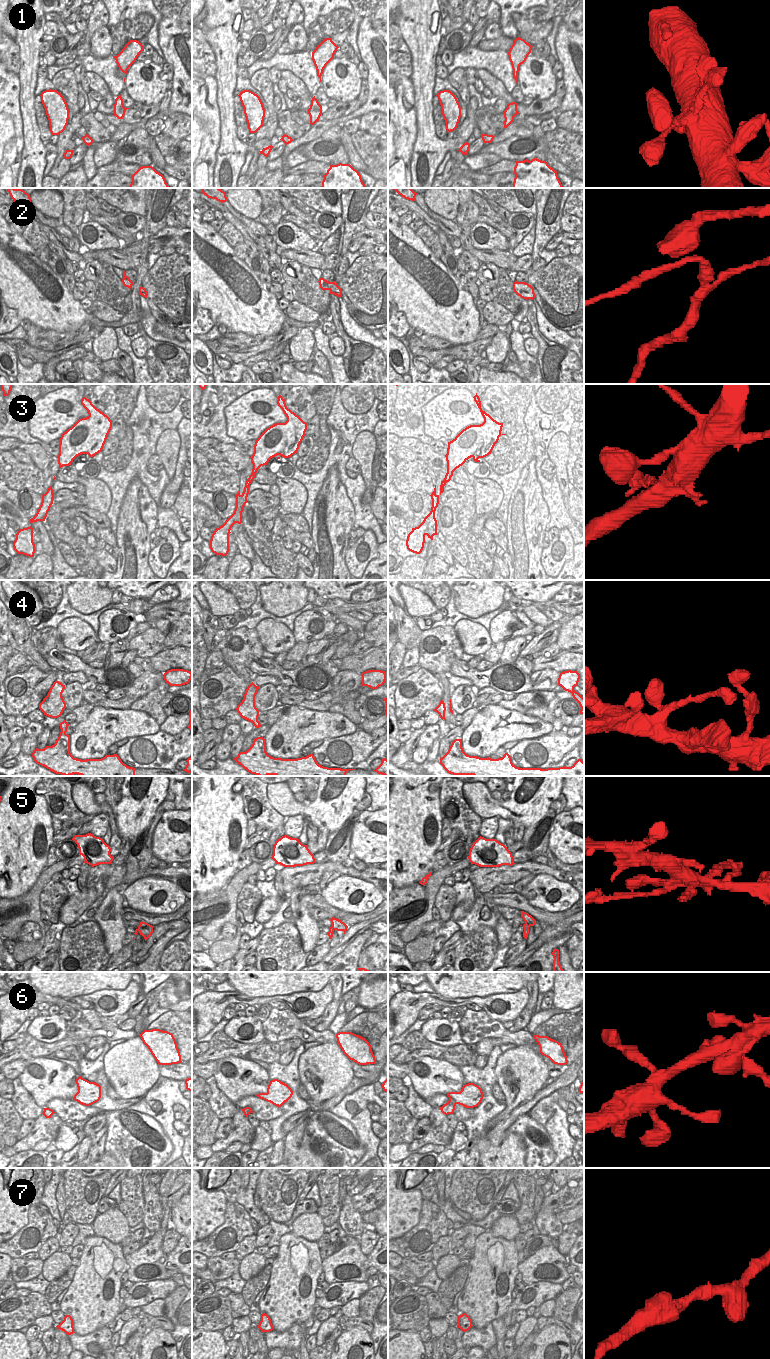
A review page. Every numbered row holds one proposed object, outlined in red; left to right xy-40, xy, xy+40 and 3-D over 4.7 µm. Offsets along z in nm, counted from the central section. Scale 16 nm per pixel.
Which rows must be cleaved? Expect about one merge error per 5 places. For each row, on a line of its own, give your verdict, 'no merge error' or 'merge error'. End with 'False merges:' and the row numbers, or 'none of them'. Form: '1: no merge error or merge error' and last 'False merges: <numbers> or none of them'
1: no merge error
2: merge error
3: no merge error
4: no merge error
5: merge error
6: no merge error
7: no merge error
False merges: 2, 5

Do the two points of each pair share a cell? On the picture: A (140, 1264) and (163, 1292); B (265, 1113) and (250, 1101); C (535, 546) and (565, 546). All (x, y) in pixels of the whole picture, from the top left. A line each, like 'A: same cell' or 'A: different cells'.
A: different cells
B: same cell
C: different cells

